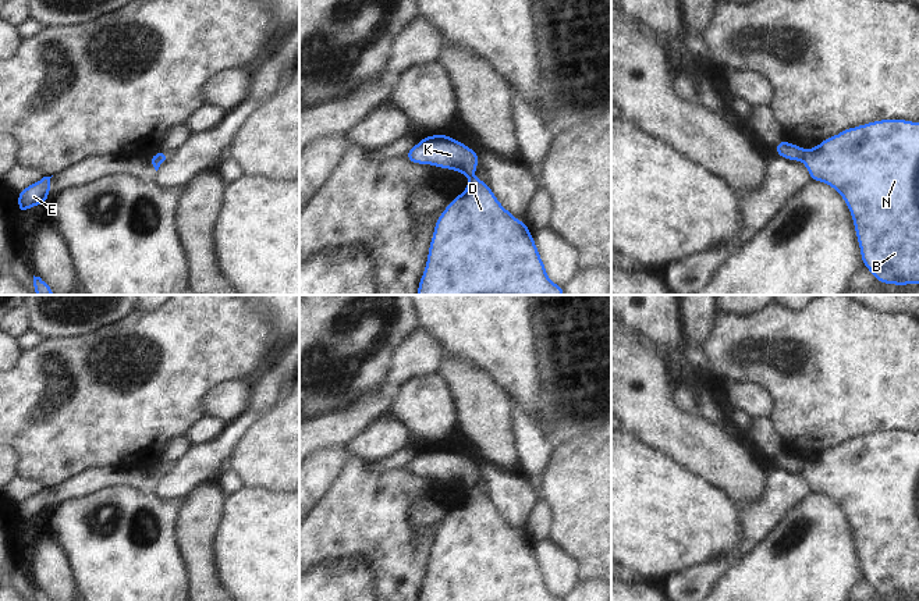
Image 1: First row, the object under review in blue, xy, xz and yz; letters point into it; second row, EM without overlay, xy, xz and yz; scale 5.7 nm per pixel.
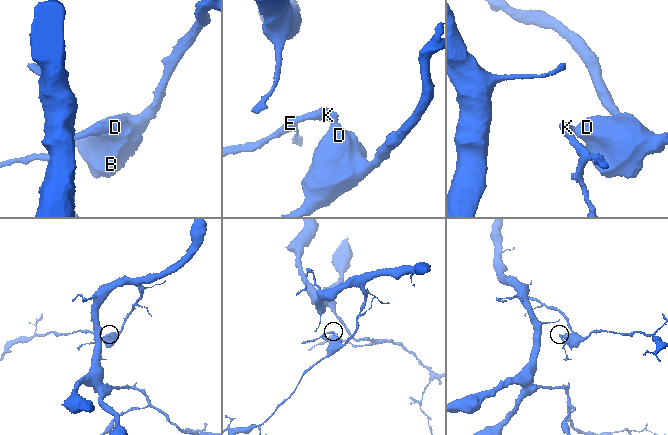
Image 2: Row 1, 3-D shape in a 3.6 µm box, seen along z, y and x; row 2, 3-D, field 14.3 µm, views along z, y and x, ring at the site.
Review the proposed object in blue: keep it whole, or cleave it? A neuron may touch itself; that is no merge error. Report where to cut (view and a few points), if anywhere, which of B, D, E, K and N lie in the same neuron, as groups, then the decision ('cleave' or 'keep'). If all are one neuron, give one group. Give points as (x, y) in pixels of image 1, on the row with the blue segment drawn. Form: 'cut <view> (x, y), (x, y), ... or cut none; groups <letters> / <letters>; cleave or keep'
cut yz (805, 150), (802, 160); groups B D N / E K; cleave

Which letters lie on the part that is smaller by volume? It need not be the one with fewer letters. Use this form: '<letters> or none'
E, K.

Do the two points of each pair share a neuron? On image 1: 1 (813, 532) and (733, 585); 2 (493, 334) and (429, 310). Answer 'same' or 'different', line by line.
1: same
2: same

